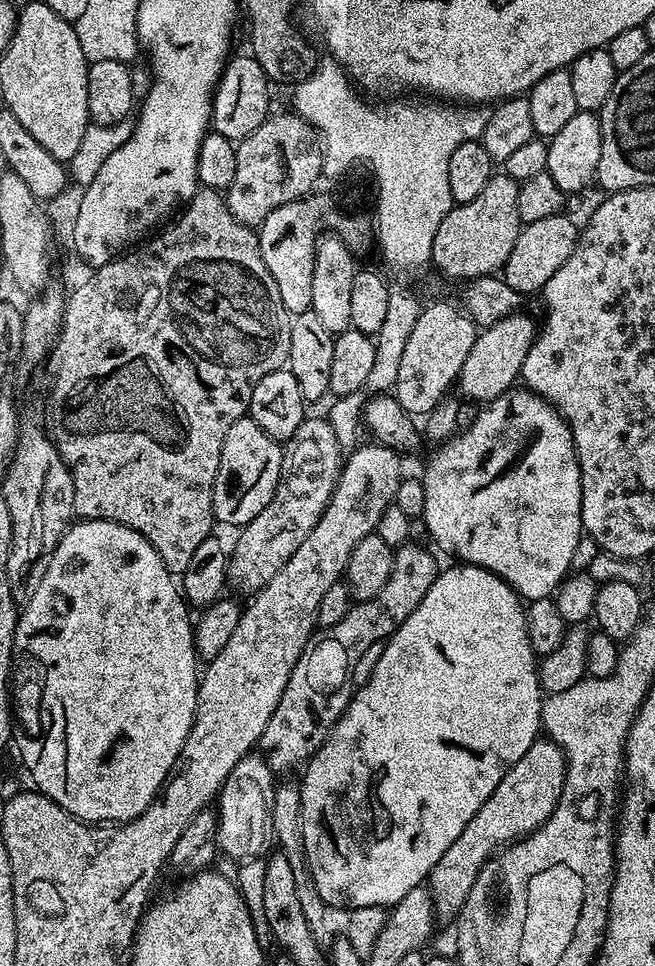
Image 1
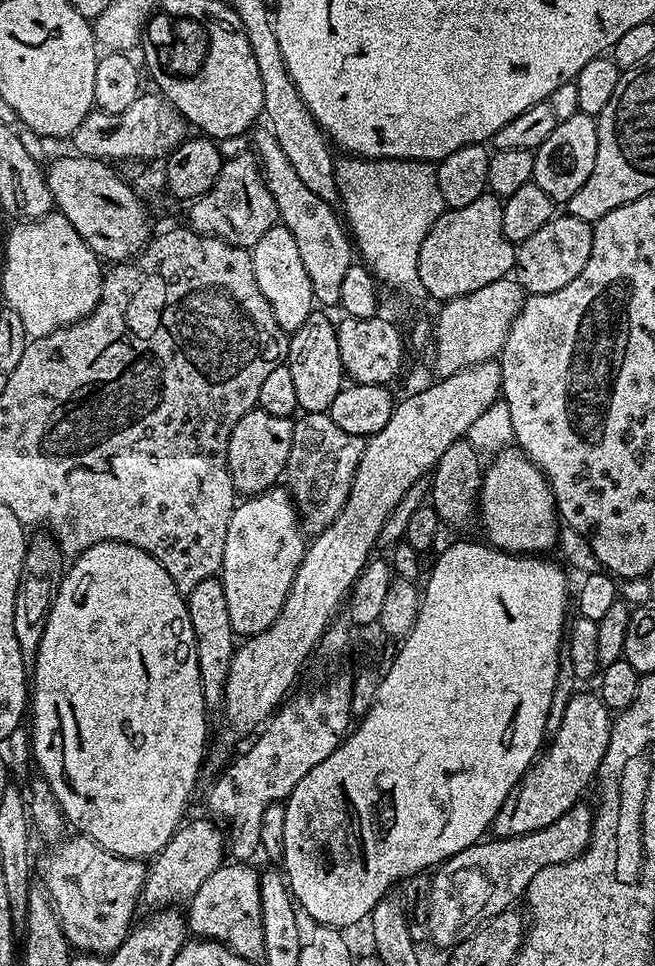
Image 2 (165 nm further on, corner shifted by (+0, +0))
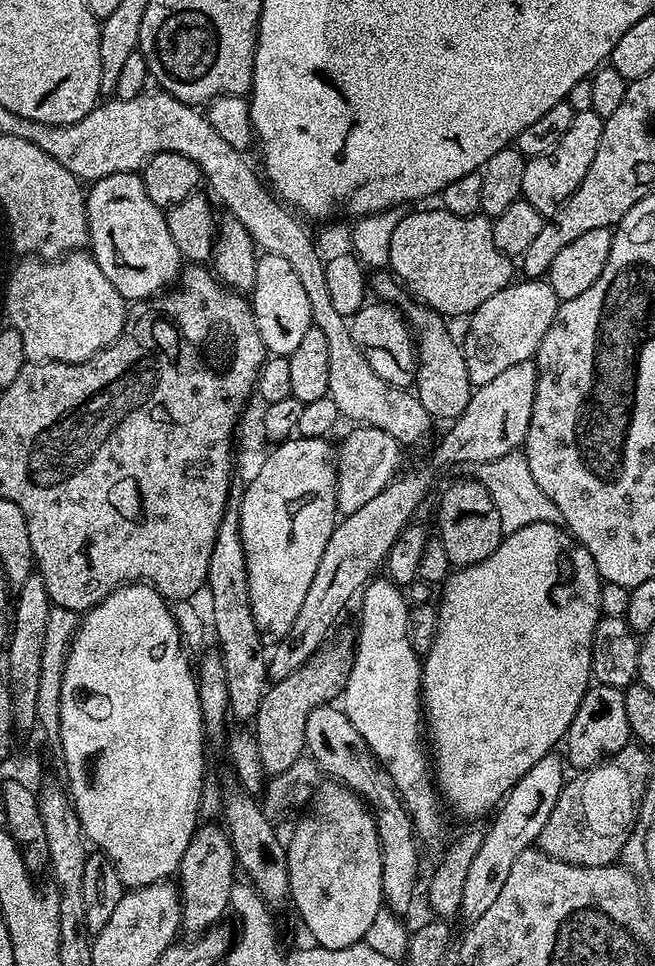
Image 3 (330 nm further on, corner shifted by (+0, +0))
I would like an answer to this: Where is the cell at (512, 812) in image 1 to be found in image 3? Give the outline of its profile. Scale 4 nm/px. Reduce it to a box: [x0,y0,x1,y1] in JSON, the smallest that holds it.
[566,683,632,769]

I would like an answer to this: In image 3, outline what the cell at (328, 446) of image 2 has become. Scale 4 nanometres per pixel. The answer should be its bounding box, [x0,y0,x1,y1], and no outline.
[334,426,402,517]

